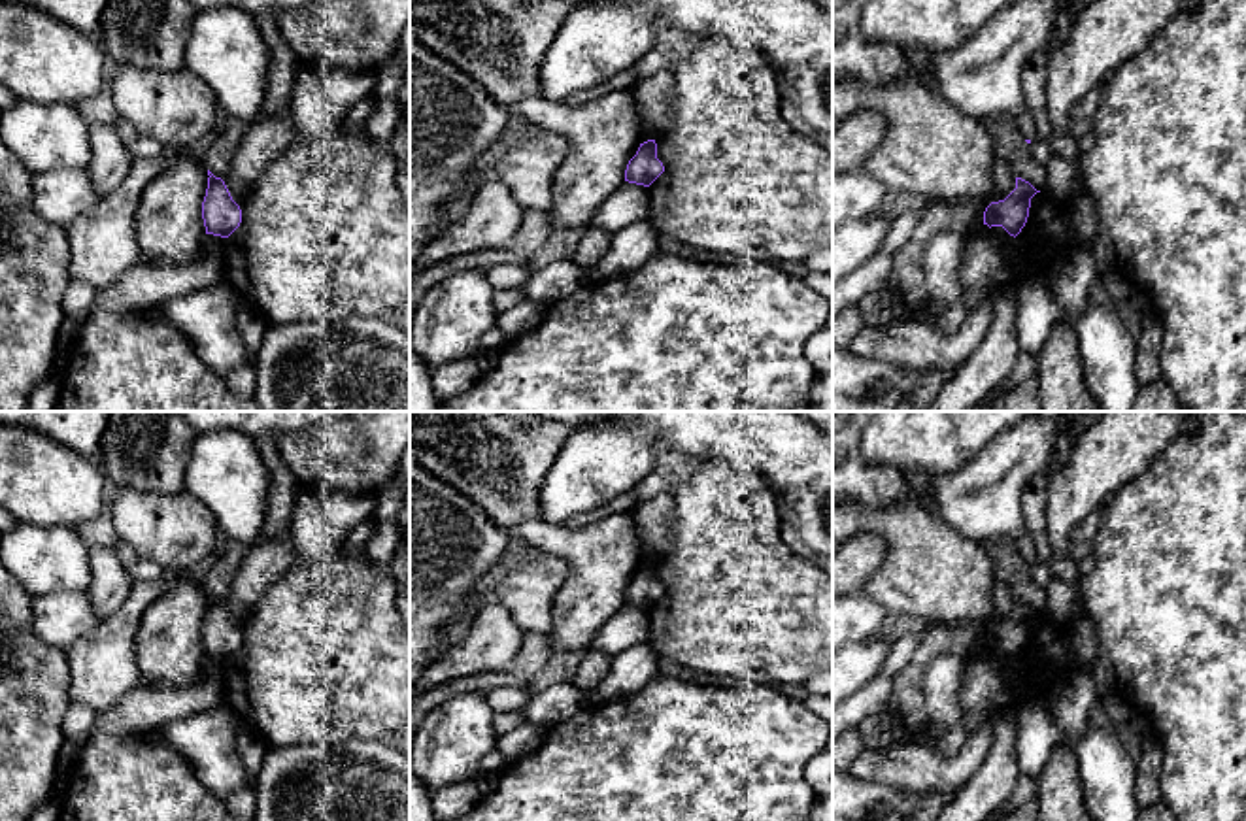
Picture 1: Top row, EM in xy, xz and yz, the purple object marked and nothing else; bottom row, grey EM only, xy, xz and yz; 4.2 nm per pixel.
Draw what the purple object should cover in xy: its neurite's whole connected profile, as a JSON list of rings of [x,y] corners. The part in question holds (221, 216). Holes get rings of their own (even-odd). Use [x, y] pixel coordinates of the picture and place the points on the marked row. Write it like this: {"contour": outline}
{"contour": [[[208,170],[208,189],[202,202],[206,234],[228,238],[242,223],[242,209],[232,200],[225,181]]]}

